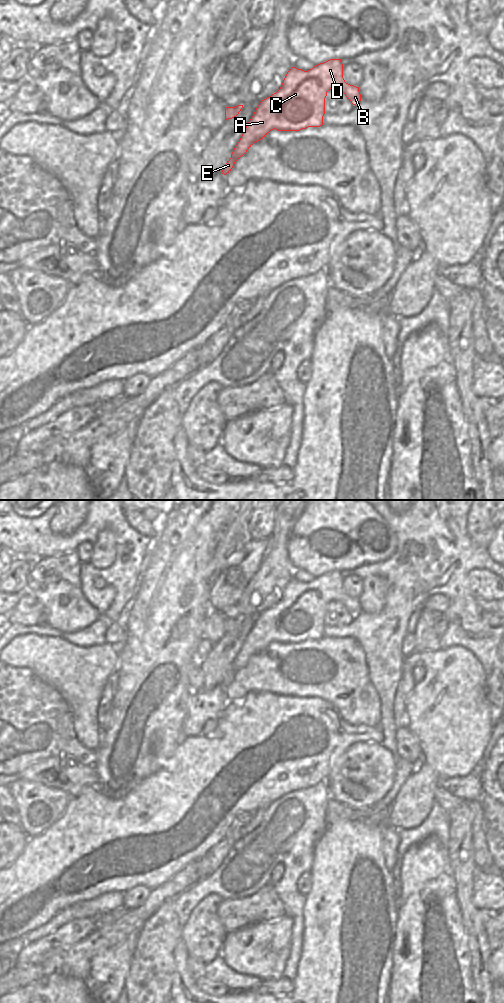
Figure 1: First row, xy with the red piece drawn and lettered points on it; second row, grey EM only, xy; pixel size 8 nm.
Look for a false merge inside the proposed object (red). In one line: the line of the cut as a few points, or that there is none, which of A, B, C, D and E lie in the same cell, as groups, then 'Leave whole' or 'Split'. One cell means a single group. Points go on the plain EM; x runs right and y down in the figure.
No split. Groups: A B C D E. Leave whole.

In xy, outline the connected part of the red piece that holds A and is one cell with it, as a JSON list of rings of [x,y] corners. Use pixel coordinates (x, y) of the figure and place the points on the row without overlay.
[[[330,571],[324,575],[315,577],[308,583],[296,579],[289,581],[280,601],[262,612],[257,618],[239,654],[233,662],[231,670],[227,673],[221,685],[224,687],[229,685],[235,674],[242,669],[254,655],[263,651],[274,641],[278,643],[300,643],[308,639],[322,638],[323,628],[325,626],[325,610],[330,601],[342,603],[353,617],[361,613],[359,599],[346,595],[343,590],[343,576],[341,571]]]

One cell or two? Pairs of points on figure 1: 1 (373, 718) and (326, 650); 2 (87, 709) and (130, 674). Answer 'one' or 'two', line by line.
1: one
2: two

